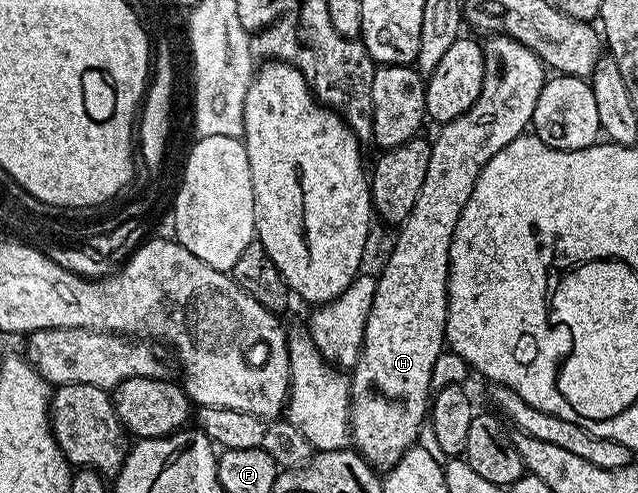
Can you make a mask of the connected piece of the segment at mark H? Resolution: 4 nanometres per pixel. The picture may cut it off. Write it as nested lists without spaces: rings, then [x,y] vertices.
[[[495,35],[486,38],[483,46],[485,49],[483,89],[479,89],[479,97],[475,97],[475,105],[471,105],[471,109],[467,109],[459,117],[451,120],[450,123],[444,124],[438,130],[441,132],[438,133],[437,139],[434,138],[432,140],[431,161],[427,161],[427,177],[423,177],[423,189],[419,189],[419,198],[415,200],[415,209],[411,209],[411,213],[406,217],[405,222],[400,224],[398,231],[401,232],[398,233],[397,240],[393,243],[393,252],[390,253],[389,260],[385,263],[385,268],[376,276],[377,288],[375,289],[375,299],[367,316],[361,355],[356,365],[351,368],[351,382],[349,384],[349,430],[351,432],[351,443],[359,454],[377,469],[394,467],[405,456],[406,451],[418,442],[421,428],[426,426],[431,406],[431,392],[434,390],[433,367],[436,365],[436,359],[440,357],[447,343],[445,322],[449,316],[449,250],[451,249],[451,241],[455,233],[455,225],[459,221],[463,205],[467,205],[467,197],[471,197],[471,189],[475,189],[475,181],[479,177],[483,165],[487,165],[487,161],[491,161],[491,157],[495,157],[495,153],[499,153],[499,149],[511,145],[511,141],[515,141],[521,135],[526,134],[527,128],[533,122],[533,114],[535,113],[535,105],[539,101],[539,93],[545,88],[547,82],[547,68],[545,64],[541,62],[541,58],[535,52],[527,49],[527,45],[523,45],[506,35]]]

